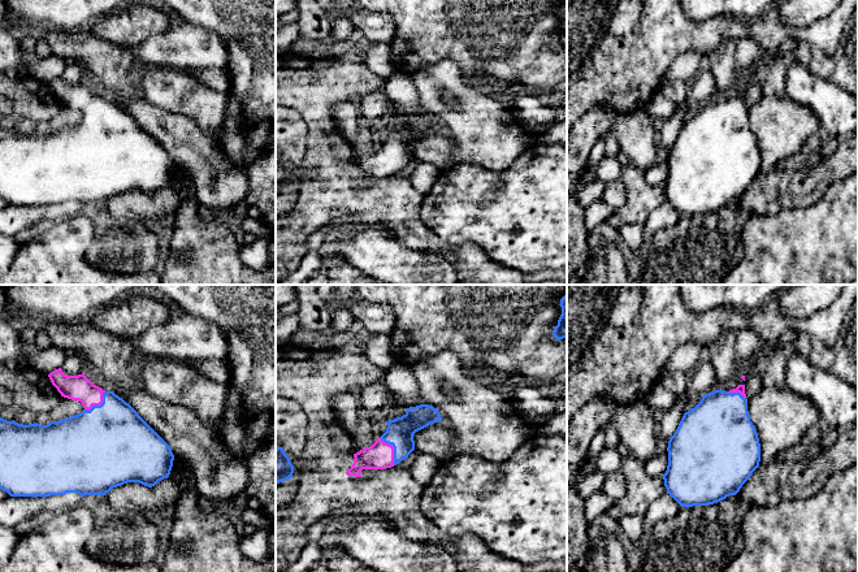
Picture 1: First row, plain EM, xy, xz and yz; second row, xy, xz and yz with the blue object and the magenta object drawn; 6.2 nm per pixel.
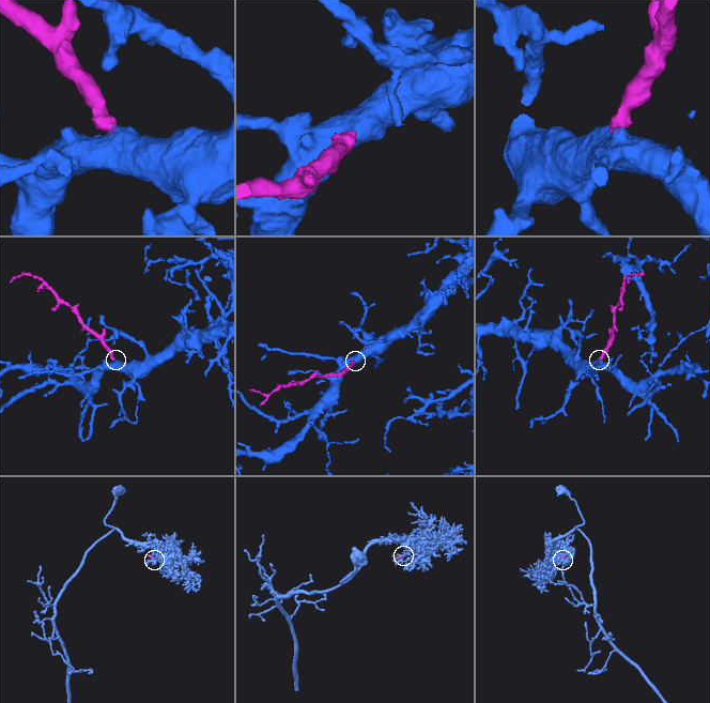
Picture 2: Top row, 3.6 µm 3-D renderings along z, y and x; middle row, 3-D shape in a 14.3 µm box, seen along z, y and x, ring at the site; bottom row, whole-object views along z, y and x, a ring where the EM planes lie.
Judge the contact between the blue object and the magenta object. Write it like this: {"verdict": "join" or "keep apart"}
{"verdict": "join"}

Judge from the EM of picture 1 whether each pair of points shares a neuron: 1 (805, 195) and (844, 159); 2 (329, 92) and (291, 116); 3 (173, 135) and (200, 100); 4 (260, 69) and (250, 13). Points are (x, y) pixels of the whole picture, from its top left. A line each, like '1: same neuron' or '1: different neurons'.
1: same neuron
2: different neurons
3: different neurons
4: same neuron

